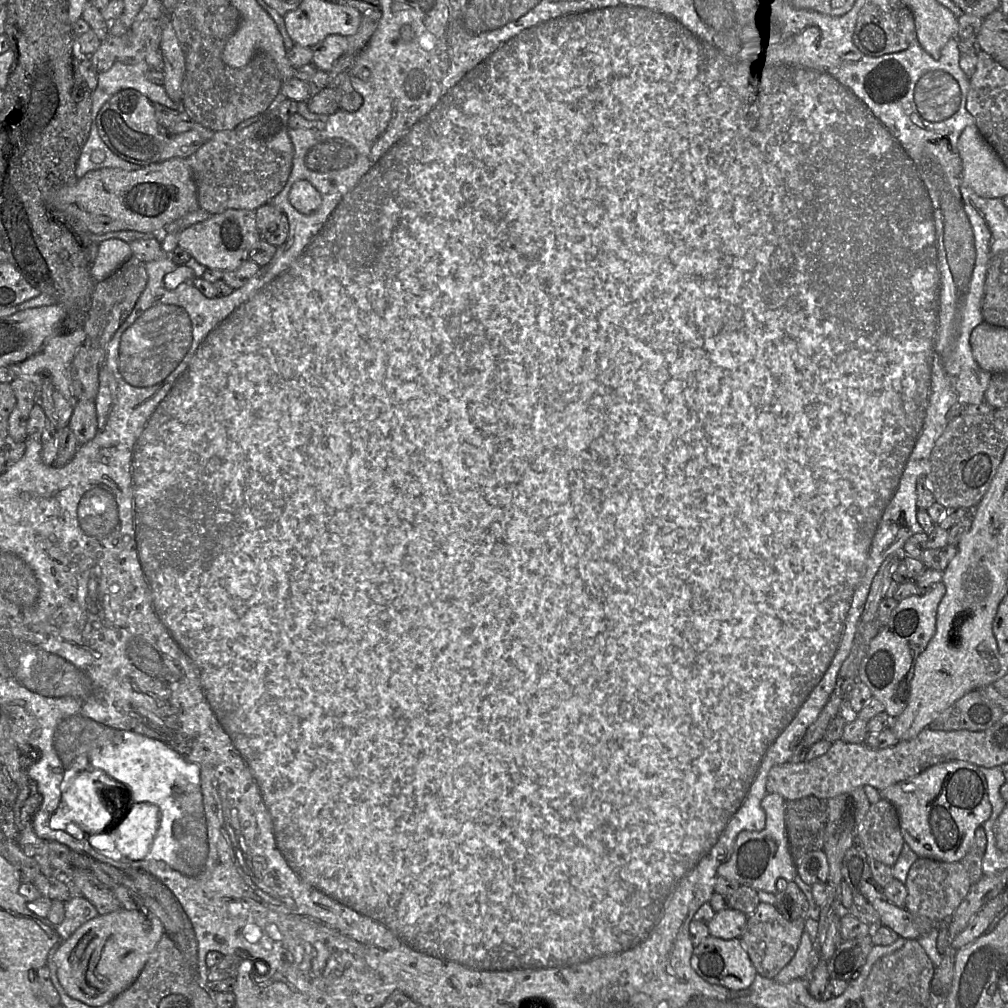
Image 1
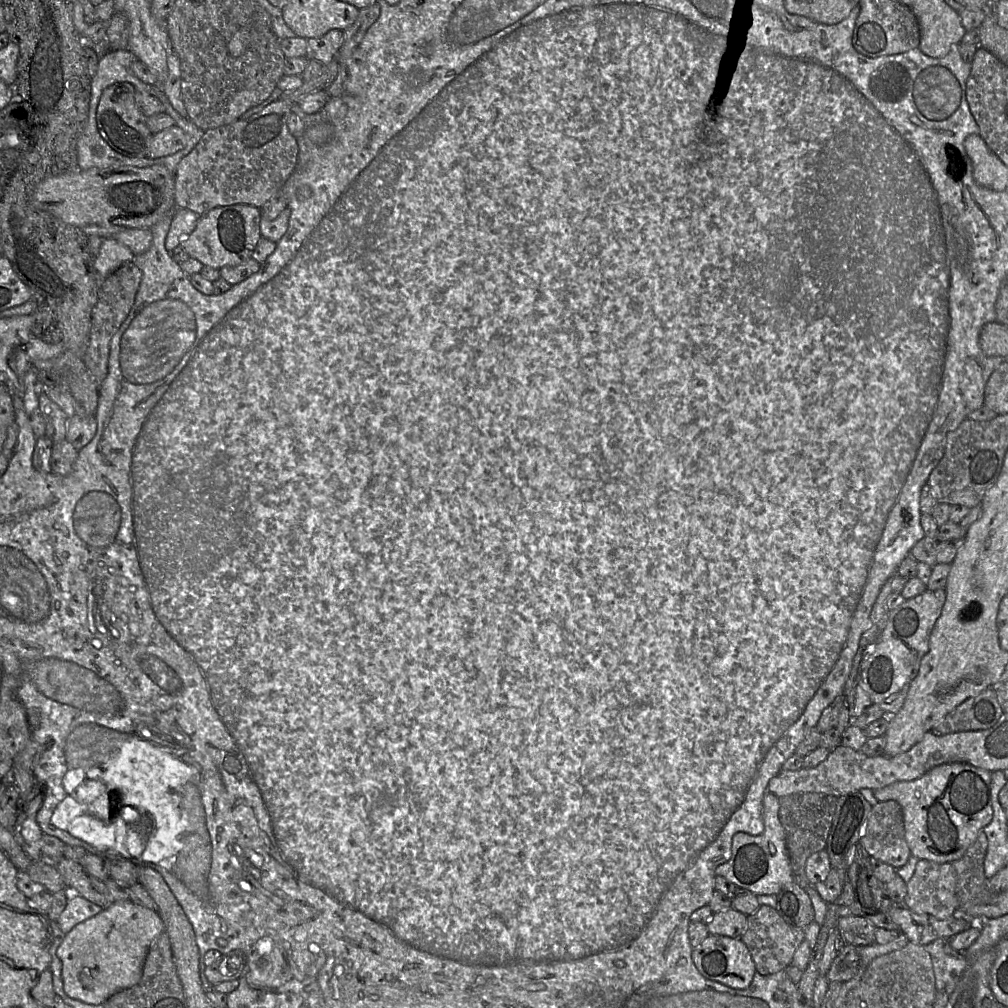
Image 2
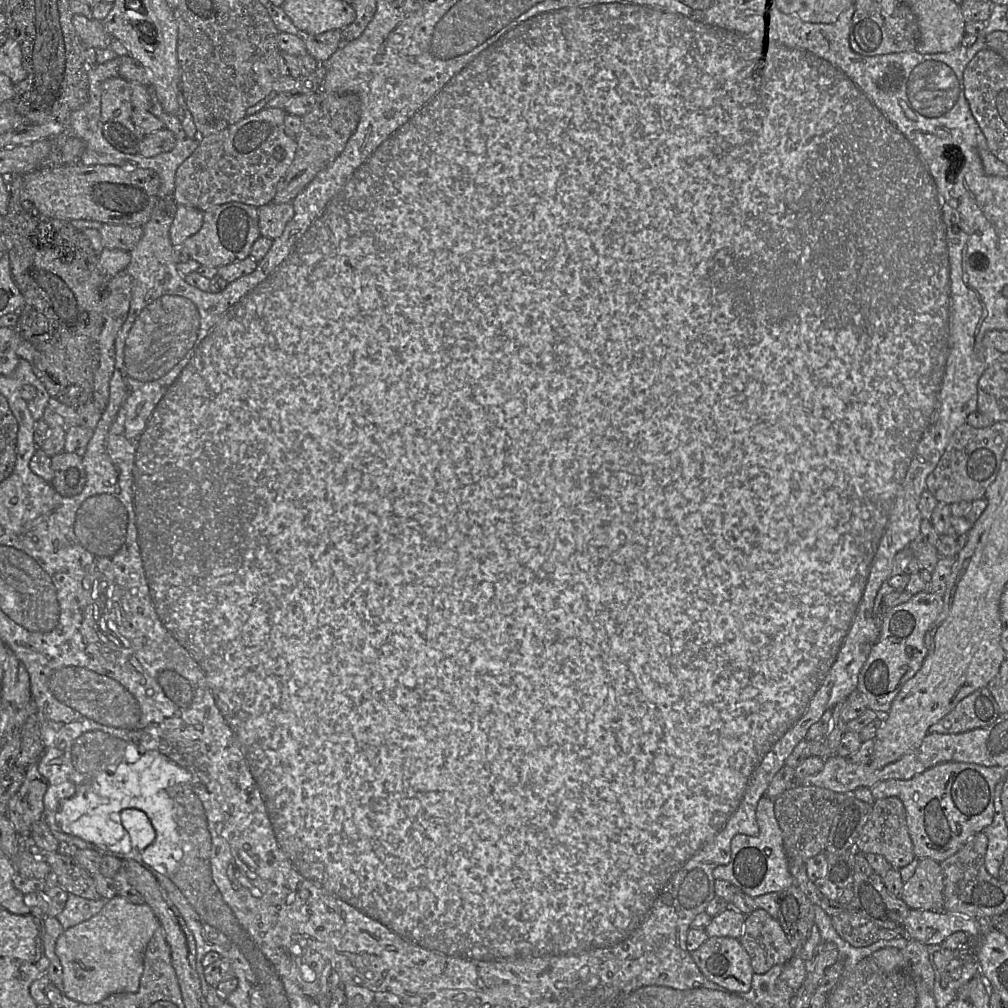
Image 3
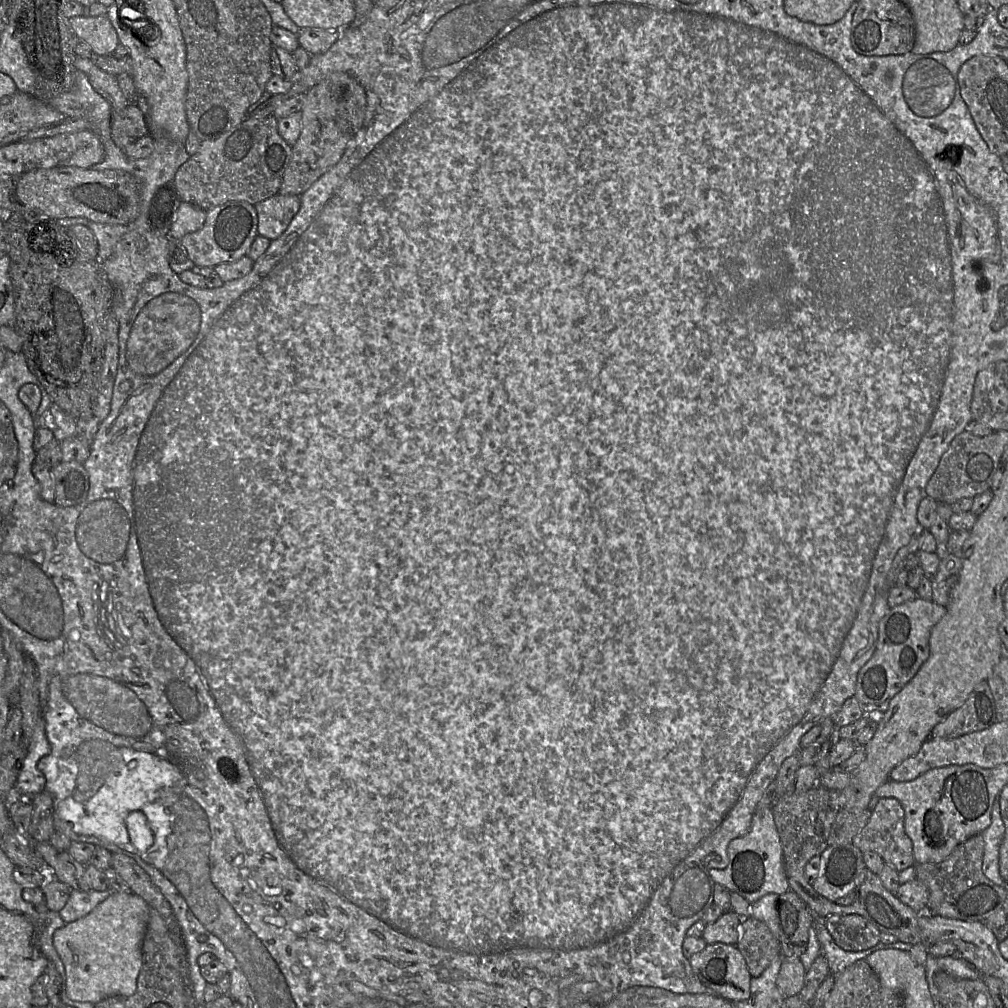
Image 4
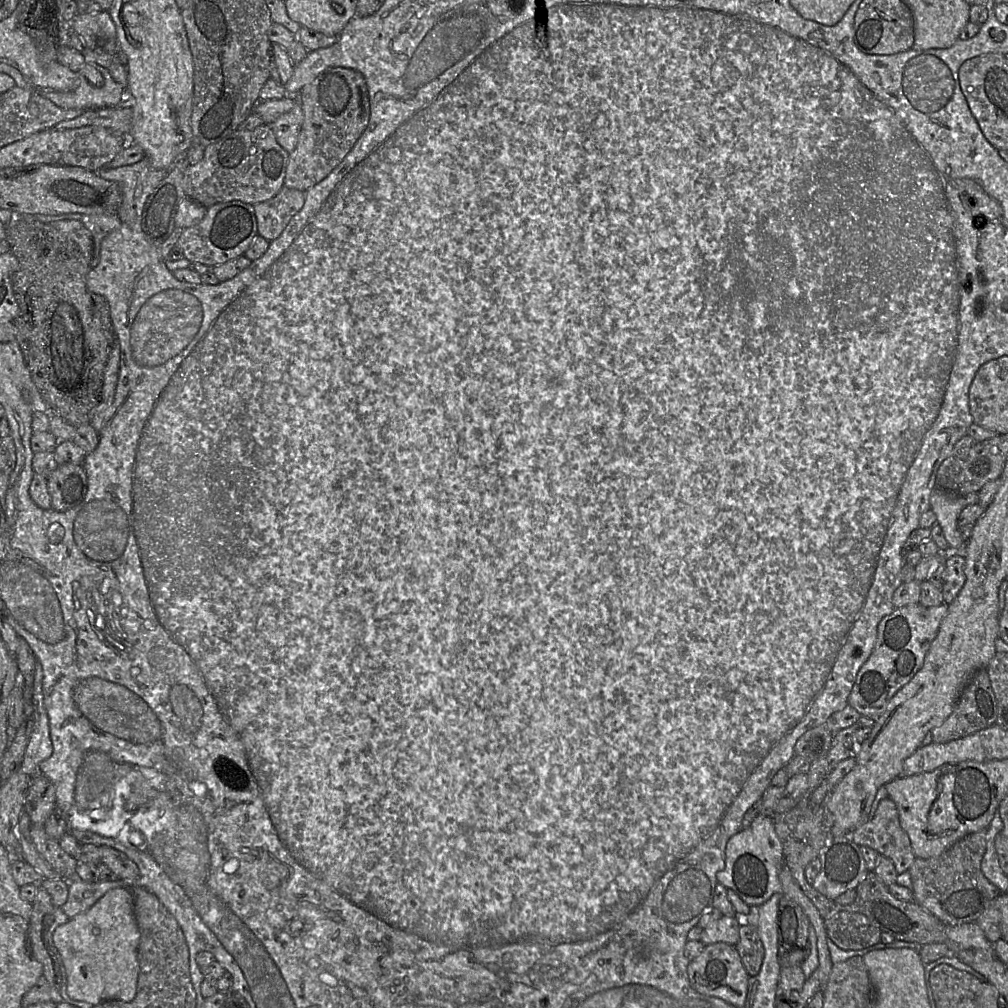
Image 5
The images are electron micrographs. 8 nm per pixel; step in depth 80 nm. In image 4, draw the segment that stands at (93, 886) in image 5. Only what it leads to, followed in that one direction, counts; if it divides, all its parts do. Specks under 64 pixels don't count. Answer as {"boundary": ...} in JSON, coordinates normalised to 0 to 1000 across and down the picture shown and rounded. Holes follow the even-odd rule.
{"boundary":[[[70,882],[68,892],[64,899],[59,904],[63,915],[69,916],[88,907],[97,897],[110,888],[110,883],[78,884]]]}

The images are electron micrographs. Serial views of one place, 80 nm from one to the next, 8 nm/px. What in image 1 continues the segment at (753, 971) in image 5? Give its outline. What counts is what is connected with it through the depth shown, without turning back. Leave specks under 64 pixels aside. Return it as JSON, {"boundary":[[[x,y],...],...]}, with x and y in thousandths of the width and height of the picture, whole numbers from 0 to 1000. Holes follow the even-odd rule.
{"boundary":[[[759,895],[742,908],[740,922],[734,930],[752,966],[768,970],[788,949],[799,922],[799,913],[784,914],[770,900]]]}

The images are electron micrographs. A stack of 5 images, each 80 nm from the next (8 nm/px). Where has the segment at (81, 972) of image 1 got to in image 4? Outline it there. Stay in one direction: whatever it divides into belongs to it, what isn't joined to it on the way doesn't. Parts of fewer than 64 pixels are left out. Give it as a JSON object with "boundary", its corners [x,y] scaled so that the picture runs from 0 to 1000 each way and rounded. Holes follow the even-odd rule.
{"boundary":[[[113,885],[88,907],[53,927],[53,938],[63,957],[66,989],[95,996],[109,988],[130,988],[141,960],[141,938],[149,899],[133,886]]]}

